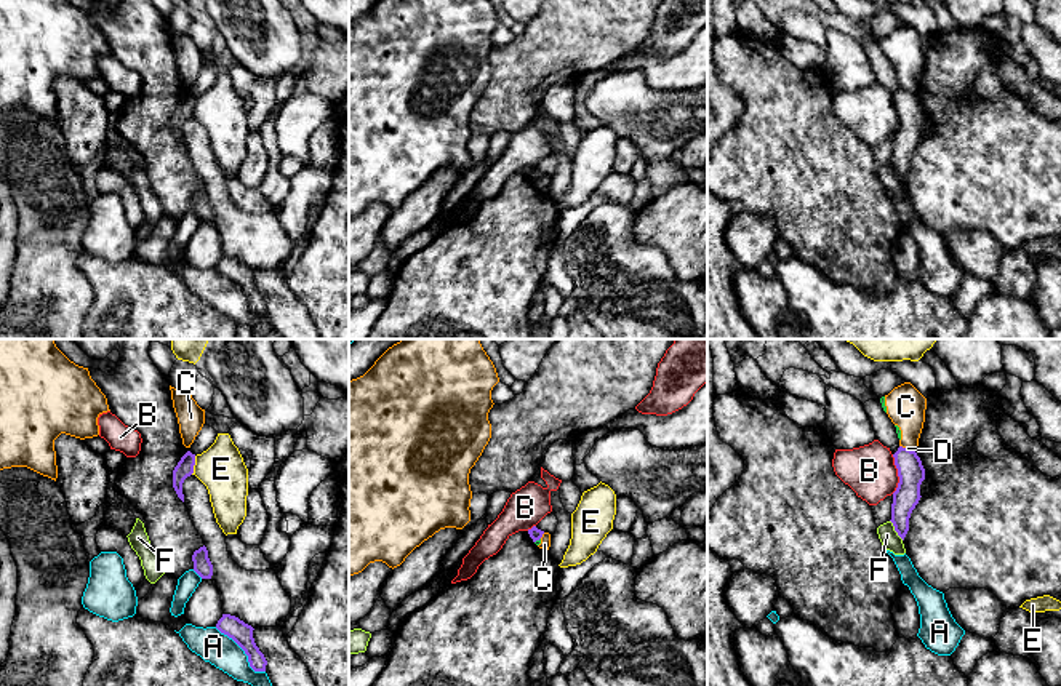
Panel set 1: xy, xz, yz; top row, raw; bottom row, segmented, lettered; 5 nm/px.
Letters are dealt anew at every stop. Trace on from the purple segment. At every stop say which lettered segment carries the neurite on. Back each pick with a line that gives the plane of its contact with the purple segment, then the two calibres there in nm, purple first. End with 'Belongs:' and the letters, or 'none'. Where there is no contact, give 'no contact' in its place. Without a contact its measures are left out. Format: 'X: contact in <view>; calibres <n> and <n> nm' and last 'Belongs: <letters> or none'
Belongs: none

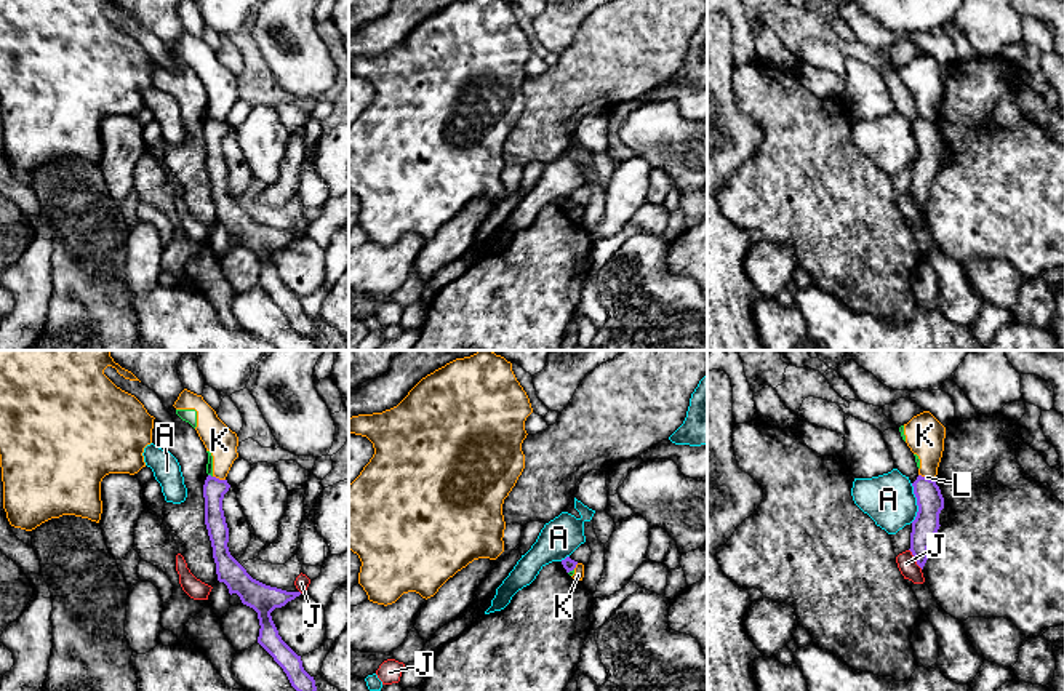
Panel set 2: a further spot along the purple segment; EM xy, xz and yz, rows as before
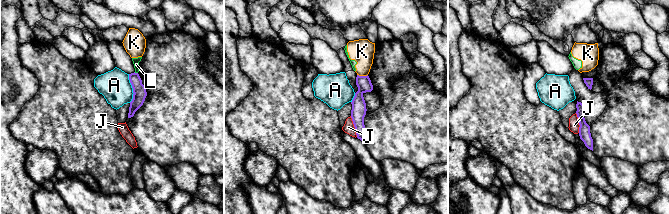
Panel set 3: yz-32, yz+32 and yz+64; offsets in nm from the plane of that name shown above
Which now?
Belongs: none

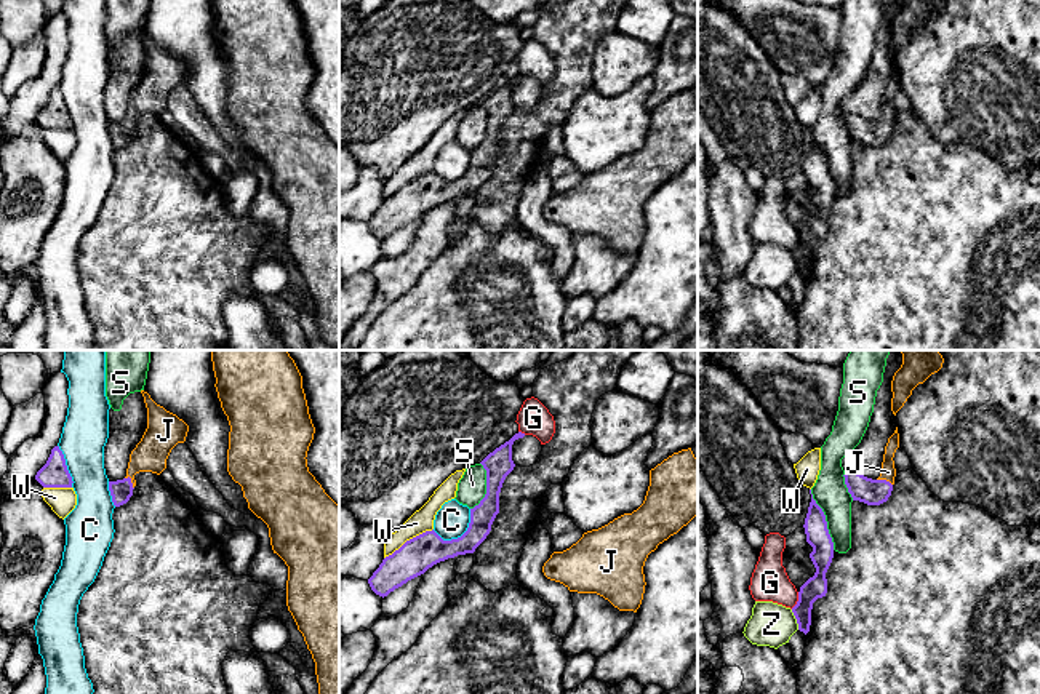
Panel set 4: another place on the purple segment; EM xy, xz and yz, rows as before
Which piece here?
J: contact in xy; calibres 110 and 170 nm
Belongs: J

